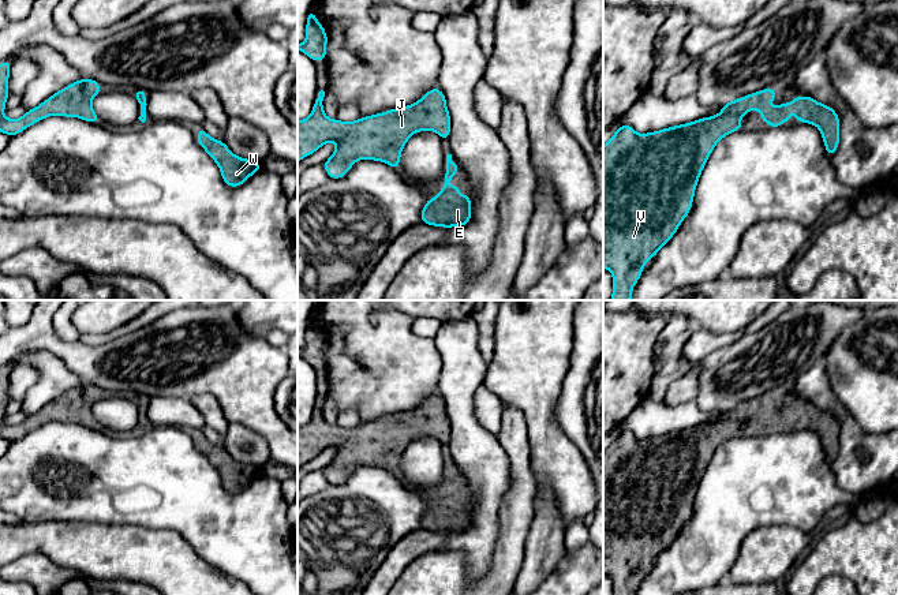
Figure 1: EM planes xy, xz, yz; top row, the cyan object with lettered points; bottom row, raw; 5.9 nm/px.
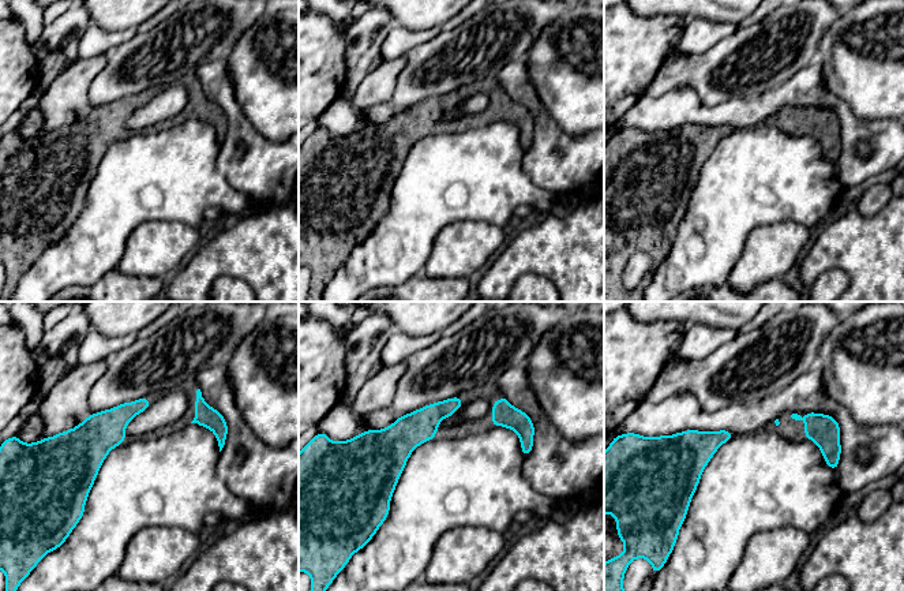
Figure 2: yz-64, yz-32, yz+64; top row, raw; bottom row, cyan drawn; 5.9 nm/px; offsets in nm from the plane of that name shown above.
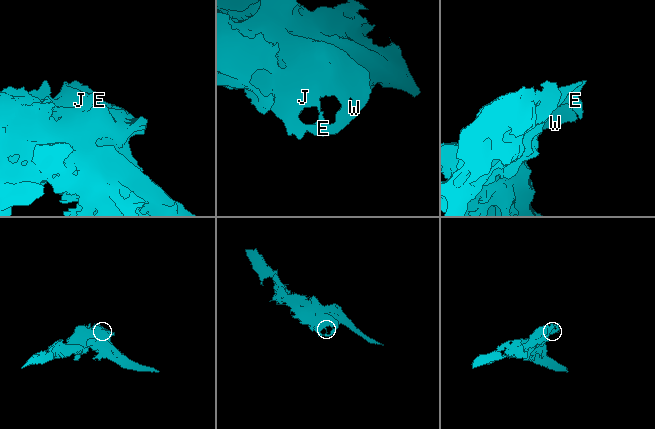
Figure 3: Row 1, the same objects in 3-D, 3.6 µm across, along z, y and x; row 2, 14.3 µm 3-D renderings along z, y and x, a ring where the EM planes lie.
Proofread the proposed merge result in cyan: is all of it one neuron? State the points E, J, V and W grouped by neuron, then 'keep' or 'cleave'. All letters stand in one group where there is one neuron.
E J V W; keep

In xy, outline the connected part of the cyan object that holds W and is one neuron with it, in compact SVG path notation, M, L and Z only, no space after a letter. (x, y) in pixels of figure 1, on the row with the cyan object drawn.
M202 127L198 128L197 142L218 165L221 177L229 187L242 186L250 176L261 171L259 161L237 157L224 141L213 139Z

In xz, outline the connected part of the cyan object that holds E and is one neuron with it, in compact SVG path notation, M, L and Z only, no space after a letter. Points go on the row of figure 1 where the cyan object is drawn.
M446 154L446 172L444 188L435 198L427 199L420 213L422 222L433 227L453 228L463 227L471 221L471 197L460 195L460 186L449 186L460 166Z

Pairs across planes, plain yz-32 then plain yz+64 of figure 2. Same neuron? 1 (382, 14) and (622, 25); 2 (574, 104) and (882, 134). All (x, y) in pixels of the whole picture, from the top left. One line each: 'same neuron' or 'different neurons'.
1: different neurons
2: different neurons

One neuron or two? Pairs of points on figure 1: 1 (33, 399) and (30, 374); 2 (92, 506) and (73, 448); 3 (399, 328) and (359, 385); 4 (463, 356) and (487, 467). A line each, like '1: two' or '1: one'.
1: two
2: one
3: one
4: one

